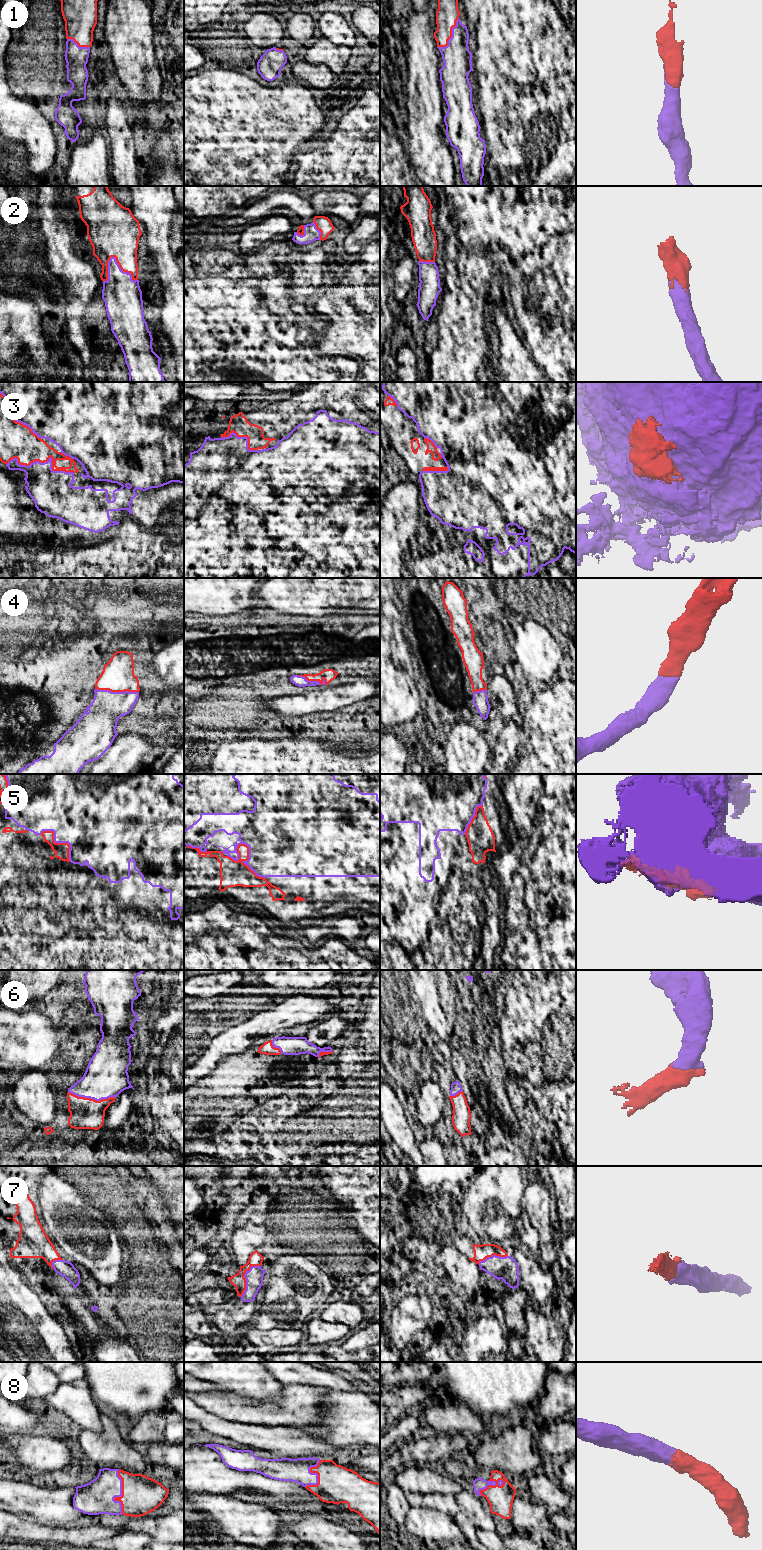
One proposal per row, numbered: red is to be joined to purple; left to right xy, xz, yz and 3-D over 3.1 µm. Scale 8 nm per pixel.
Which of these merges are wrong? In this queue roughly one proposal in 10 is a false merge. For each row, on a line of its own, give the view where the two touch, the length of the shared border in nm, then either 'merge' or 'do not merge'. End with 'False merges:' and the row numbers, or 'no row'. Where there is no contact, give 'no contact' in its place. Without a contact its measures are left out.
1: contact in yz; length 300 nm; merge
2: contact in xy; length 300 nm; merge
3: contact in xy; length 550 nm; merge
4: contact in xy; length 360 nm; merge
5: contact in xz; length 360 nm; merge
6: contact in xy; length 380 nm; merge
7: contact in xz; length 300 nm; merge
8: contact in xy; length 360 nm; merge
False merges: no row

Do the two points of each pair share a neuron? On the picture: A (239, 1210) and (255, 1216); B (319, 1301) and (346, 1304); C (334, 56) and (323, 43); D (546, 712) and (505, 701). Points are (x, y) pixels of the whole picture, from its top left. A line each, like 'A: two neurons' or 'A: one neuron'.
A: one neuron
B: two neurons
C: one neuron
D: two neurons

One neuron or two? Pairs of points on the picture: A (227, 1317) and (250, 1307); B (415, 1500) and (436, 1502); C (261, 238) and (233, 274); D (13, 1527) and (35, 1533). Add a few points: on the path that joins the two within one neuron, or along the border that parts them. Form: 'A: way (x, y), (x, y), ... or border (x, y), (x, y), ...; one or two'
A: way (233, 1317), (237, 1317), (244, 1312); one
B: way (420, 1500), (431, 1500); one
C: border (241, 252), (248, 253); two
D: way (18, 1527), (30, 1531); one

